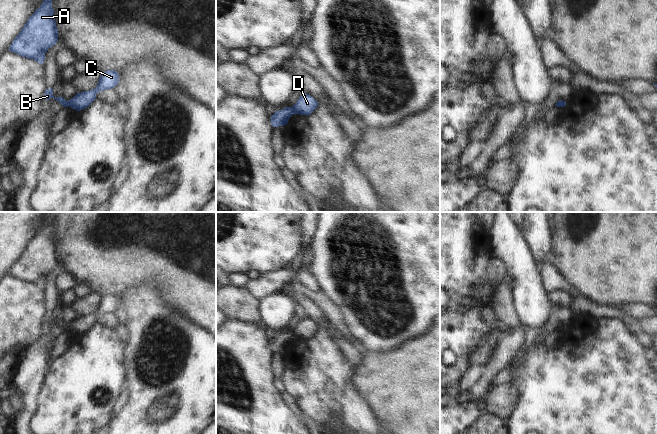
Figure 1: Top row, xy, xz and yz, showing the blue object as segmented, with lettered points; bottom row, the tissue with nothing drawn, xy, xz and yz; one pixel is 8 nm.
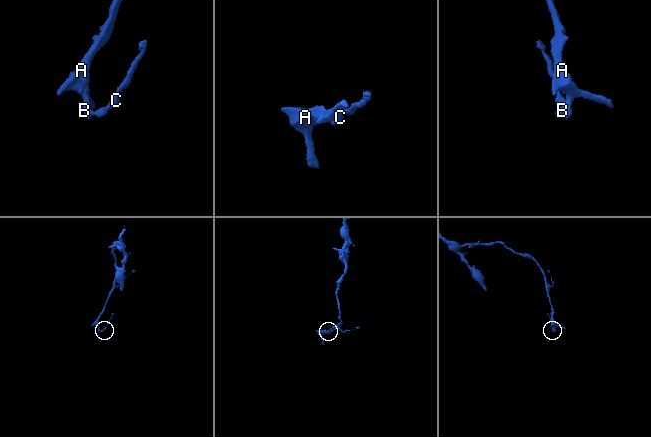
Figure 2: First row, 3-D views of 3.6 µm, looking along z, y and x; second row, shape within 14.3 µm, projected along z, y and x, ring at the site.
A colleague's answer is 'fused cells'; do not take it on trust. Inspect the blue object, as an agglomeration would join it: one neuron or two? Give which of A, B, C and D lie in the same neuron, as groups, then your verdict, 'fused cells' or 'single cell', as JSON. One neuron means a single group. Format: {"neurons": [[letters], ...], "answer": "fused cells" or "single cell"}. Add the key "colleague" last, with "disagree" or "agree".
{"neurons": [["A", "B"], ["C", "D"]], "answer": "fused cells", "colleague": "agree"}

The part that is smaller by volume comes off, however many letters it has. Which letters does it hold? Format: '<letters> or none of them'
C, D

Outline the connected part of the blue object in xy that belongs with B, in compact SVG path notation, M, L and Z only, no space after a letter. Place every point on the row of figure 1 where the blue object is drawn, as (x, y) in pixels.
M52 88L46 89L44 95L45 95L45 99L47 99L47 100L49 100L50 98L53 98L53 99L57 100L64 107L69 106L69 101L66 101L62 96L61 97L54 97L53 96L53 89Z

